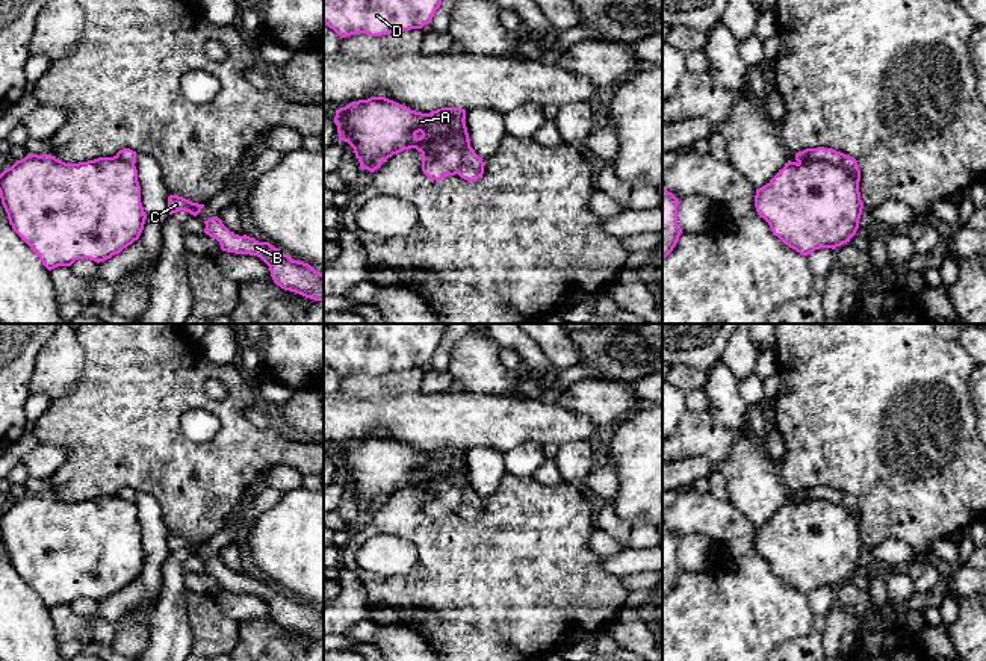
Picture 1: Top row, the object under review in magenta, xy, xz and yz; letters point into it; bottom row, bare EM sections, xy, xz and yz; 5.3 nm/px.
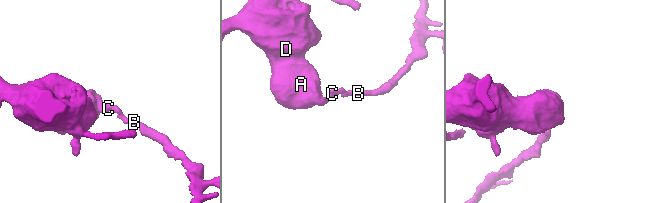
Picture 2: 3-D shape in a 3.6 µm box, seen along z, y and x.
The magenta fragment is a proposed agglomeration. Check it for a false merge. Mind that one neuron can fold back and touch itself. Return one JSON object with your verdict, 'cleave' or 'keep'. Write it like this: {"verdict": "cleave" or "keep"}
{"verdict": "cleave"}

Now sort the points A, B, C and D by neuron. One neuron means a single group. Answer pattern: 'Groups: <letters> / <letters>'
Groups: A D / B C

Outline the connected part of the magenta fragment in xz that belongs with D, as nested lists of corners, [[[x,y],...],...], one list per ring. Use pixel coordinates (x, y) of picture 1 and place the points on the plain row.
[[[324,324],[324,363],[340,378],[366,372],[383,375],[429,363],[448,324]]]

